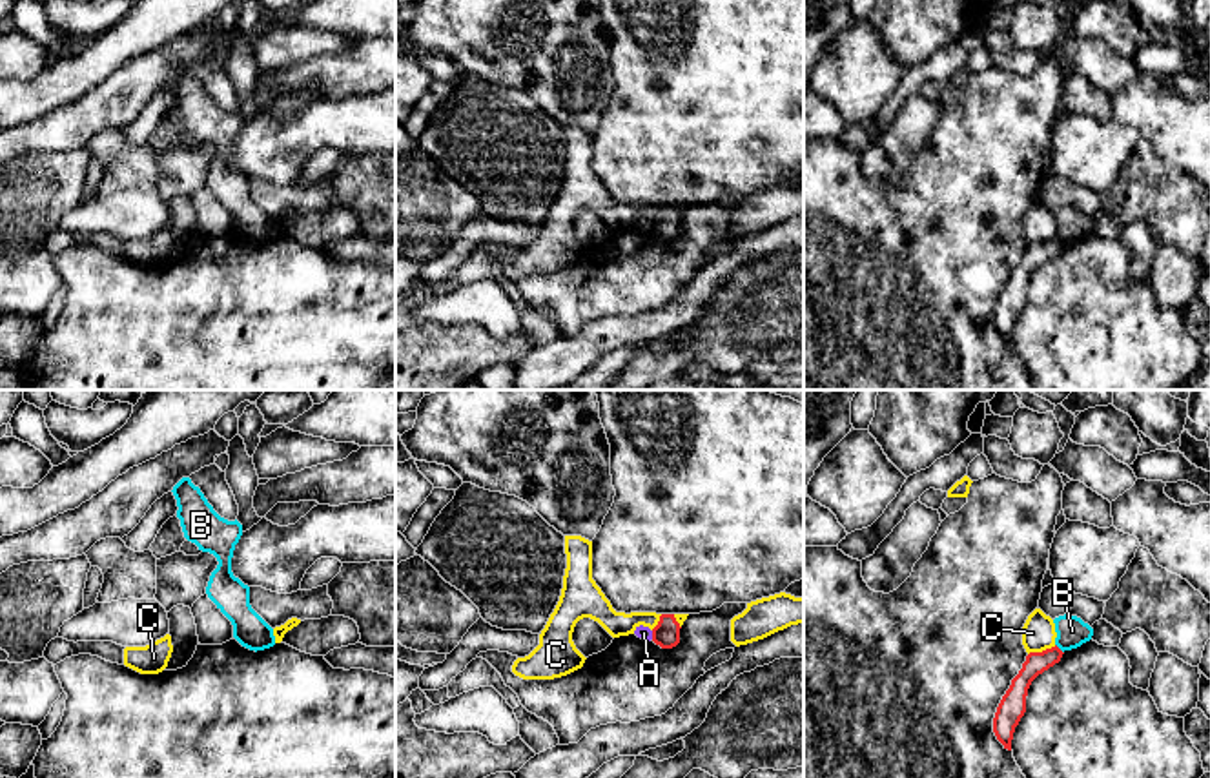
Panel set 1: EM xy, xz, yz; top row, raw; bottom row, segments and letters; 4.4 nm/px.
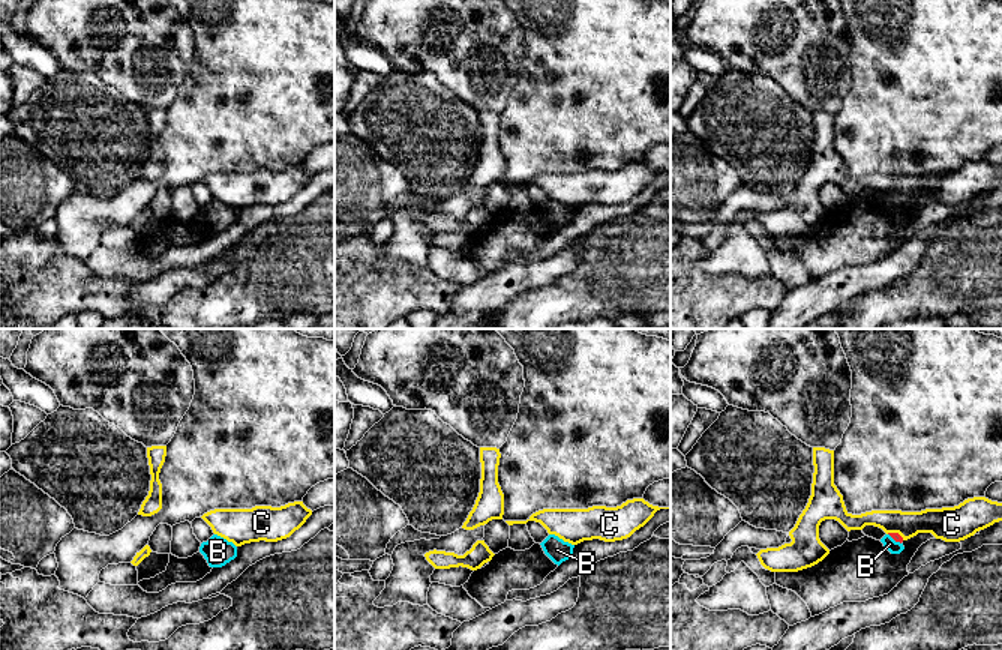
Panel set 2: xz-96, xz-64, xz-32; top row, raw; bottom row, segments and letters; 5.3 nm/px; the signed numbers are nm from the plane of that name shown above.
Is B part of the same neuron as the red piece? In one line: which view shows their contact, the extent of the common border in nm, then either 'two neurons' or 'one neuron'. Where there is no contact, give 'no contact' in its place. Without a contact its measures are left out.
contact in yz; length 60 nm; two neurons

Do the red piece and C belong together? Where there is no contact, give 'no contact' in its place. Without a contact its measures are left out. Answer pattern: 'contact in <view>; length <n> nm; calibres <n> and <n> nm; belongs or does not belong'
contact in yz; length 130 nm; calibres 100 and 140 nm; does not belong

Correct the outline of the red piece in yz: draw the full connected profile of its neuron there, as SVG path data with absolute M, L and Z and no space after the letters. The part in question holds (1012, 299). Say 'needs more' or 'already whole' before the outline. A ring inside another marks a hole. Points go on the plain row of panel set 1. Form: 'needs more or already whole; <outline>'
already whole; M1055 237L1042 244L1030 244L1019 266L1011 271L1010 281L1002 288L995 310L993 324L1004 341L1011 343L1015 319L1026 304L1026 288L1031 273L1061 253L1062 242Z

